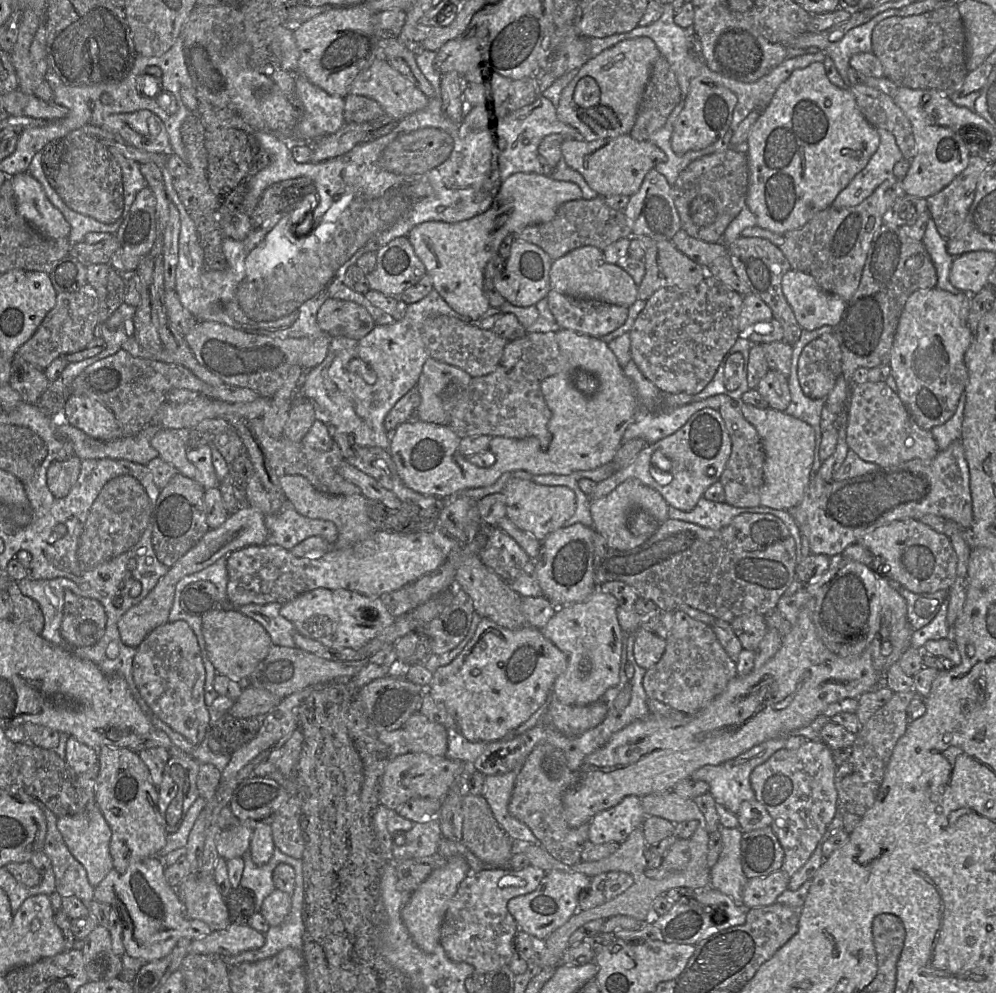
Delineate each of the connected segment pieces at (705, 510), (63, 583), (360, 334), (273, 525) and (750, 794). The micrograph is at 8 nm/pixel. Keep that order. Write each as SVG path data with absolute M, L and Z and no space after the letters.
M701 497L692 511L684 512L668 505L670 519L681 520L711 530L719 530L730 524L738 515L743 514L743 508L730 504L717 503Z
M27 576L16 581L16 583L23 595L34 600L43 613L44 628L41 636L52 645L73 653L76 647L66 641L60 633L64 596L66 591L81 596L81 590L83 589L74 581L65 577L36 580Z
M327 298L317 313L319 328L336 336L360 340L373 330L375 321L363 306L347 300Z
M288 501L278 513L265 515L264 521L268 530L265 544L288 550L311 536L320 536L329 543L335 543L338 538L333 522L303 516Z
M784 738L767 740L721 764L703 766L696 770L691 778L694 781L706 782L709 785L708 792L713 796L715 802L737 815L742 802L756 799L750 783L753 769L768 760L776 751L786 748L786 741L787 739Z

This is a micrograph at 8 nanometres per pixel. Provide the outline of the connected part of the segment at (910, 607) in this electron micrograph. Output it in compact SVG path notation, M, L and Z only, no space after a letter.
M887 579L905 599L908 621L914 630L919 630L929 624L937 615L943 602L949 597L949 589L939 590L935 593L914 593L904 588L900 583Z

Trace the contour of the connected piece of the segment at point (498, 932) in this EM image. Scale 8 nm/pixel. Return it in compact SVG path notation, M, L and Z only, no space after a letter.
M529 864L521 870L509 866L485 868L466 876L448 905L440 929L440 945L447 957L454 962L466 962L483 974L509 965L519 928L509 912L508 902L533 892L546 874L543 869Z

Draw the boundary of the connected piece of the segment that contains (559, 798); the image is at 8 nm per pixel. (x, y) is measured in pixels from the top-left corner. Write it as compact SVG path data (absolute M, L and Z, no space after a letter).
M540 743L528 755L517 774L508 803L509 814L527 825L540 844L565 864L579 863L584 844L589 840L589 823L573 828L565 819L563 795L571 782L572 771L564 753L548 743Z

